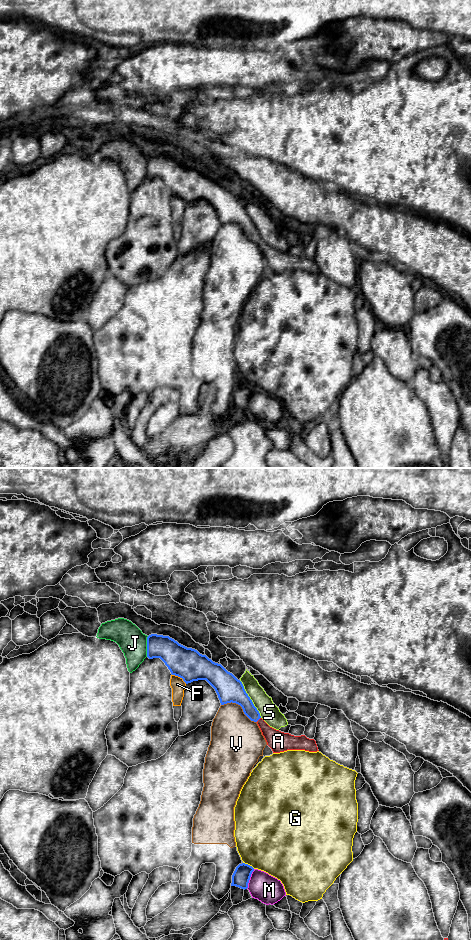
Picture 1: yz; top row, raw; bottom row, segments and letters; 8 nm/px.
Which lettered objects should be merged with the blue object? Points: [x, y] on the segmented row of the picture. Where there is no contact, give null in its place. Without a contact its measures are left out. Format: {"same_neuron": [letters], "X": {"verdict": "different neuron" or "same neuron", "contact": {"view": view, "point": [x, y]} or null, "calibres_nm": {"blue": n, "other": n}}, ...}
{"same_neuron": ["A"], "A": {"verdict": "same neuron", "contact": {"view": "yz", "point": [258, 719]}, "calibres_nm": {"blue": 140, "other": 170}}, "F": {"verdict": "different neuron", "contact": {"view": "yz", "point": [179, 676]}, "calibres_nm": {"blue": 260, "other": 120}}, "G": {"verdict": "different neuron", "contact": {"view": "yz", "point": [249, 865]}, "calibres_nm": {"blue": 140, "other": 500}}, "J": {"verdict": "different neuron", "contact": {"view": "yz", "point": [147, 646]}, "calibres_nm": {"blue": 220, "other": 220}}, "M": {"verdict": "different neuron", "contact": {"view": "yz", "point": [249, 879]}, "calibres_nm": {"blue": 140, "other": 220}}, "S": {"verdict": "different neuron", "contact": {"view": "yz", "point": [250, 699]}, "calibres_nm": {"blue": 220, "other": 160}}, "V": {"verdict": "different neuron", "contact": {"view": "yz", "point": [240, 705]}, "calibres_nm": {"blue": 220, "other": 360}}}

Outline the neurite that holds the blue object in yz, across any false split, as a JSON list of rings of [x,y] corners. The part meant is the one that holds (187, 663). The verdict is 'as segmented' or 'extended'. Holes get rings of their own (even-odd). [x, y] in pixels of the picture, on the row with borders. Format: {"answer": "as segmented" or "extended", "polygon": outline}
{"answer": "extended", "polygon": [[[151,634],[147,637],[147,657],[160,658],[171,674],[182,678],[186,684],[206,680],[215,689],[221,705],[231,702],[240,705],[244,714],[258,724],[273,753],[287,750],[319,751],[314,739],[305,735],[294,736],[270,727],[261,718],[242,682],[221,664],[197,650],[187,648],[169,636]]]}

